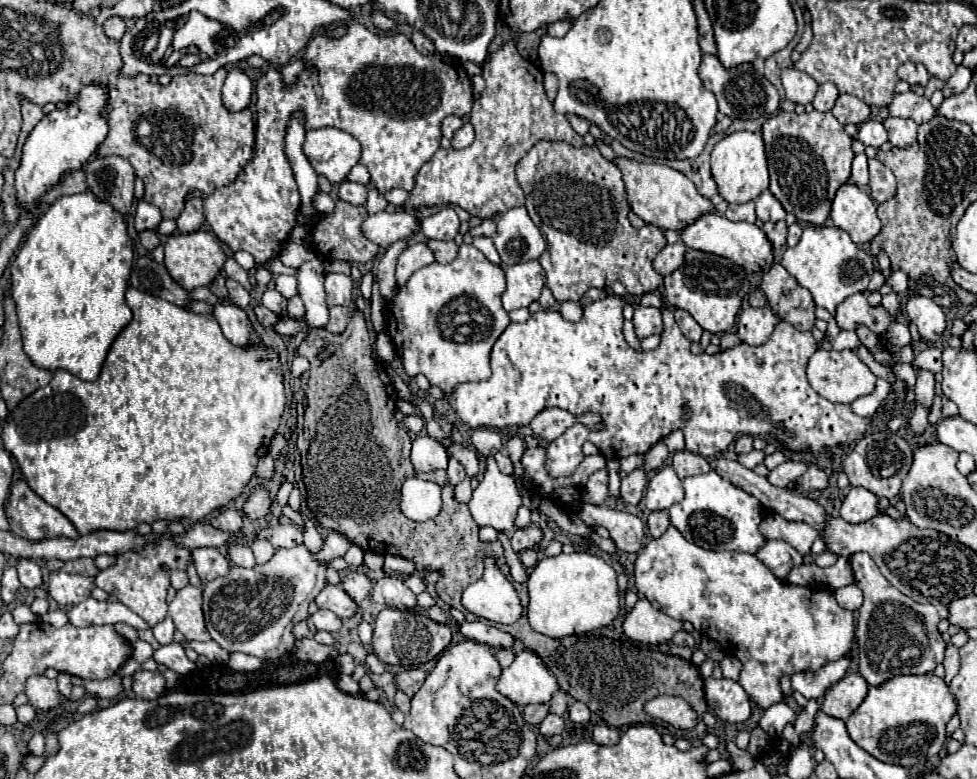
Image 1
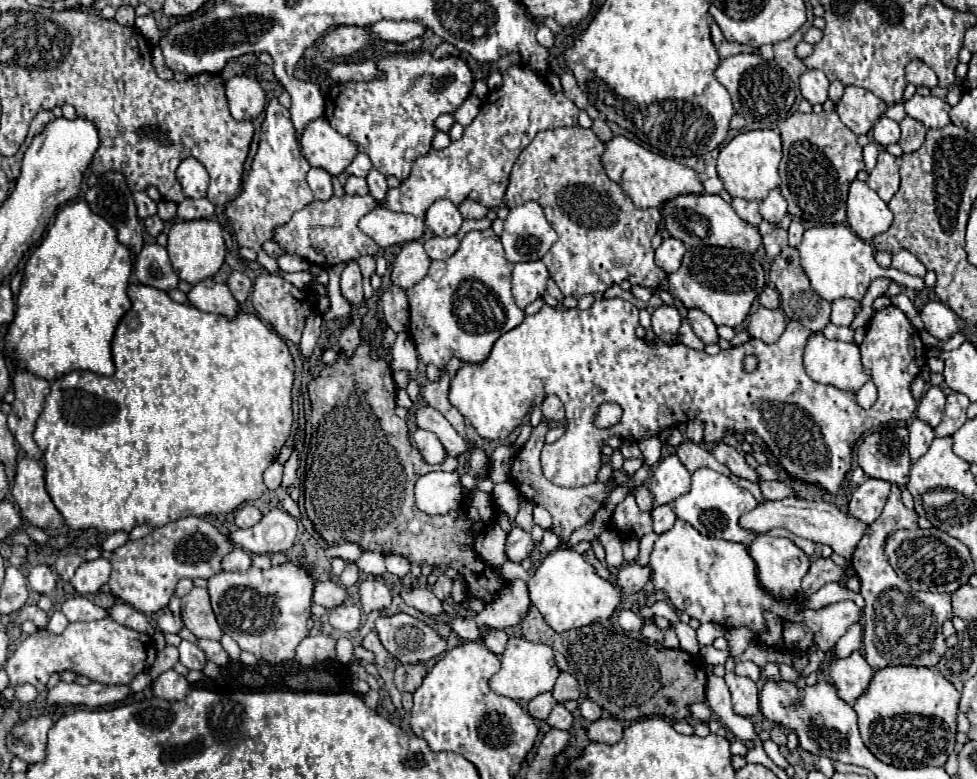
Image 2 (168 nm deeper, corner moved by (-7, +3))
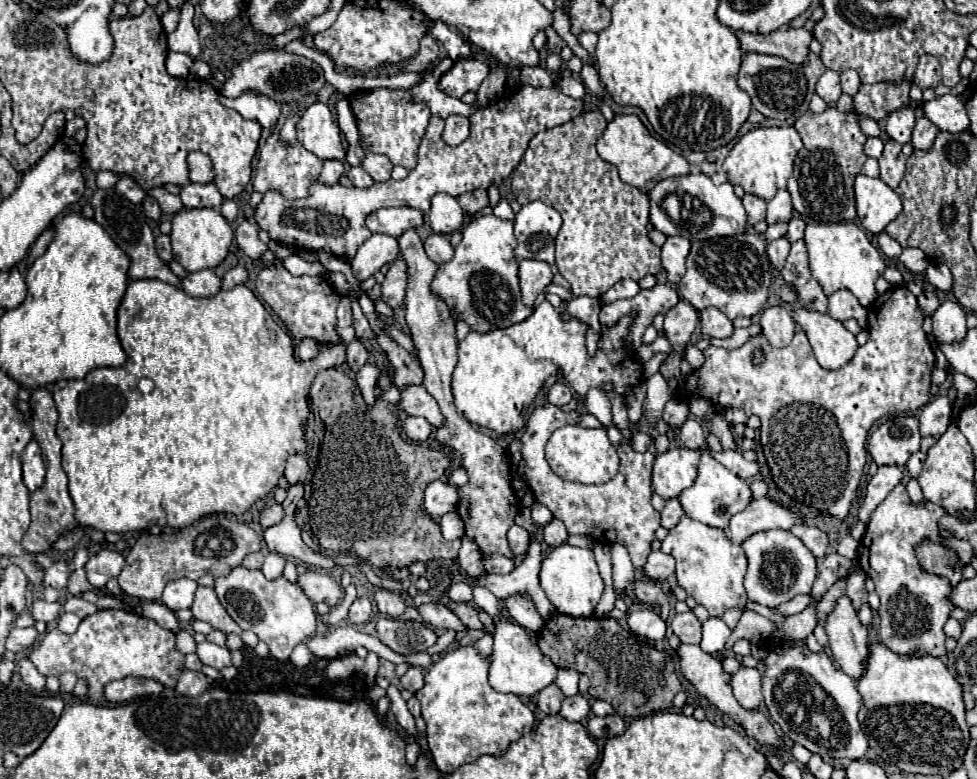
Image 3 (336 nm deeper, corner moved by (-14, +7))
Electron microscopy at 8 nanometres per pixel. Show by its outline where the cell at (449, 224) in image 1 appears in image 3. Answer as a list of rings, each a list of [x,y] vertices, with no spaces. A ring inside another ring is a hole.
[[[435,194],[431,200],[431,210],[429,210],[429,224],[433,232],[437,234],[453,234],[463,226],[465,214],[457,202],[457,198],[449,194]]]

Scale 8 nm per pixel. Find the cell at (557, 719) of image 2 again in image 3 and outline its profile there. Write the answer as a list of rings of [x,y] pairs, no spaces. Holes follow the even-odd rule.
[[[575,694],[575,696],[569,696],[563,700],[561,704],[561,716],[567,718],[569,722],[579,722],[579,720],[585,720],[589,716],[589,700],[585,700],[581,694]]]

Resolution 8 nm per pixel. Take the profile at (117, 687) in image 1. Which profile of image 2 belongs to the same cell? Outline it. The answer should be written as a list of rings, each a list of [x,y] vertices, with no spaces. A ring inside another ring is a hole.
[[[138,674],[138,676],[134,676],[134,680],[128,684],[128,688],[130,688],[130,692],[142,692],[146,686],[150,686],[152,684],[152,680],[148,678],[148,674]]]

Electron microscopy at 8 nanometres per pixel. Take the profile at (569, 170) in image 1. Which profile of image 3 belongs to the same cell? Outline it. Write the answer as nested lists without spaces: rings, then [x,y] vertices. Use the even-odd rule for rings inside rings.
[[[583,112],[573,120],[539,132],[527,146],[523,160],[513,170],[513,194],[519,204],[527,204],[529,200],[541,200],[553,206],[563,218],[563,230],[557,234],[557,252],[555,264],[561,276],[571,284],[571,292],[575,296],[595,296],[605,294],[615,282],[623,278],[641,280],[645,274],[657,274],[661,270],[659,248],[651,244],[647,236],[649,224],[649,200],[647,194],[635,186],[625,184],[619,178],[619,172],[613,164],[607,164],[595,150],[597,138],[603,134],[607,120],[601,112]]]

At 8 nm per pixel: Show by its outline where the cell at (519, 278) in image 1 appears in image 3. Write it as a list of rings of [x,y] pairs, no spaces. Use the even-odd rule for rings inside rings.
[[[521,260],[519,262],[519,284],[523,294],[523,304],[533,308],[535,298],[551,284],[551,268],[547,262]]]

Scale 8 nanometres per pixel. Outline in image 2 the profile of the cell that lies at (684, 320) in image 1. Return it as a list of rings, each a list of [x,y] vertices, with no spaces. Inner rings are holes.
[[[688,310],[688,322],[694,330],[694,334],[704,342],[704,344],[716,344],[718,342],[718,332],[716,332],[716,324],[710,320],[710,316],[706,316],[702,310]]]

